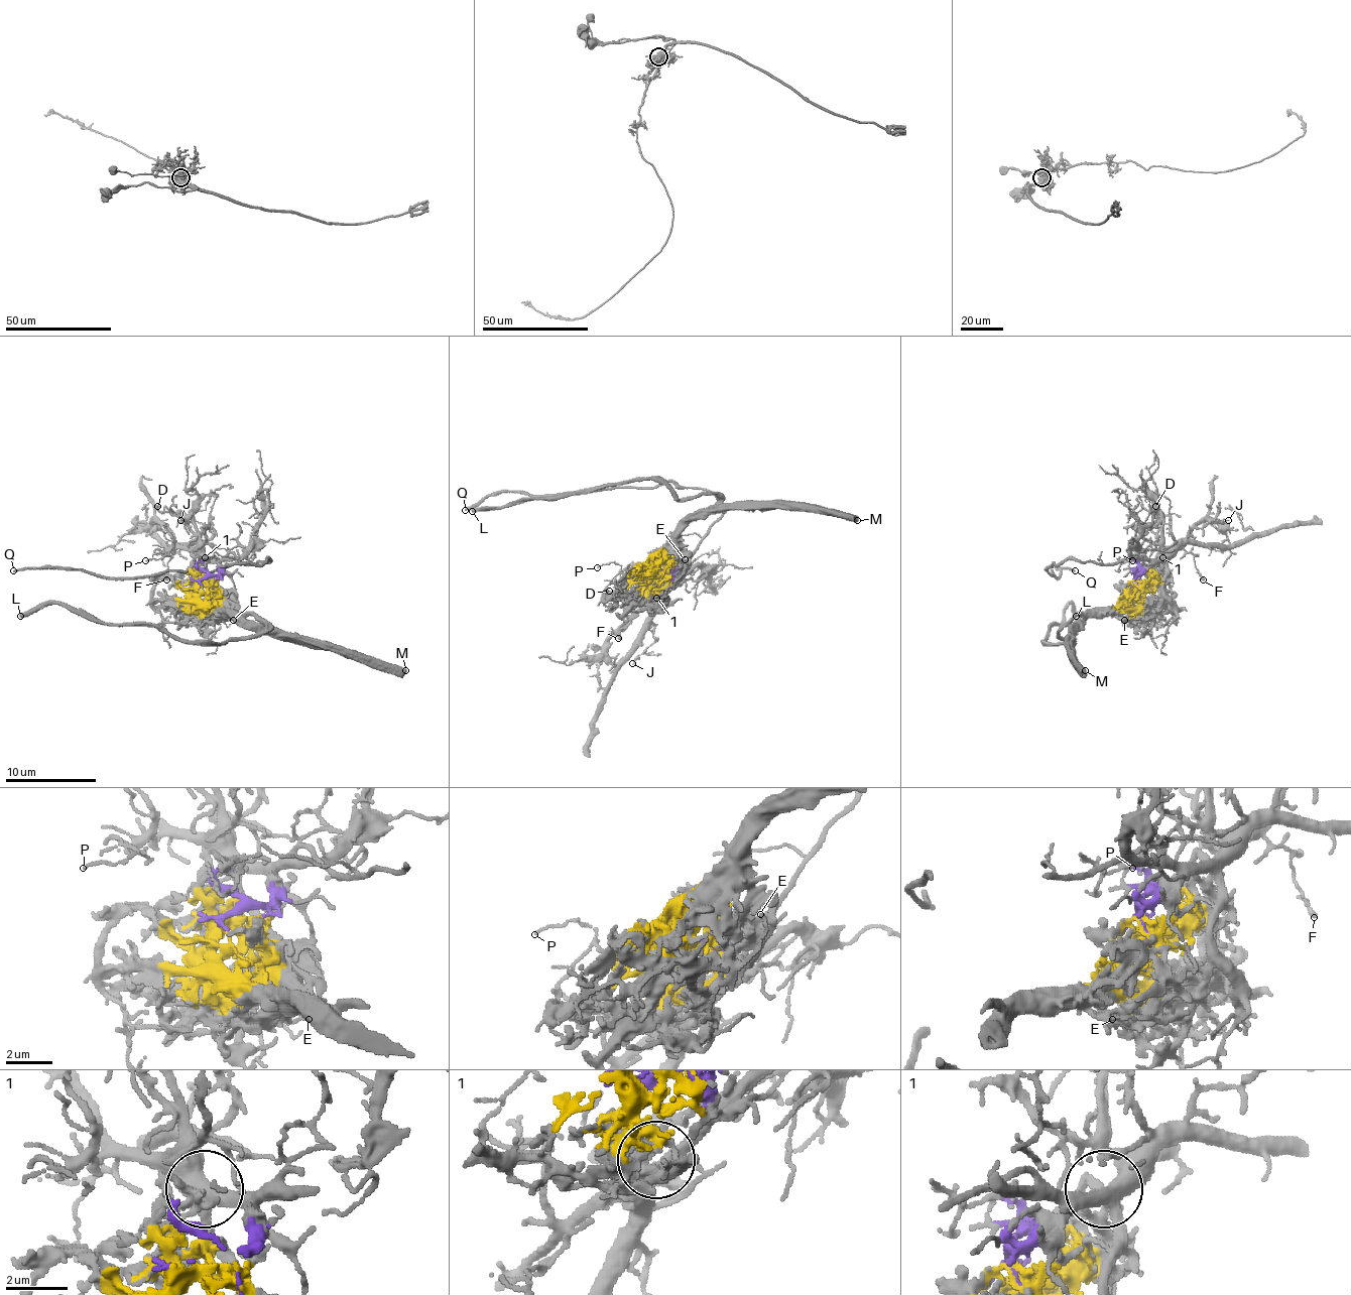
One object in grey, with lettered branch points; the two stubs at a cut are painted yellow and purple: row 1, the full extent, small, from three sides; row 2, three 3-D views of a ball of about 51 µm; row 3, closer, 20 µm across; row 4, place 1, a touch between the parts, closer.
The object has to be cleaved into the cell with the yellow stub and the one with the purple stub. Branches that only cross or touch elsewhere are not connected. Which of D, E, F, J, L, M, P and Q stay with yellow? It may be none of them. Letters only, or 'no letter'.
E, L, M

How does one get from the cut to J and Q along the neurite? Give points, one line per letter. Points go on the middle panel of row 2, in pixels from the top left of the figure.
J: (652, 566), (665, 572), (670, 584), (652, 618), (654, 641), (632, 663)
Q: (652, 566), (674, 579), (689, 568), (722, 514), (711, 492), (665, 483), (496, 492), (465, 509)

